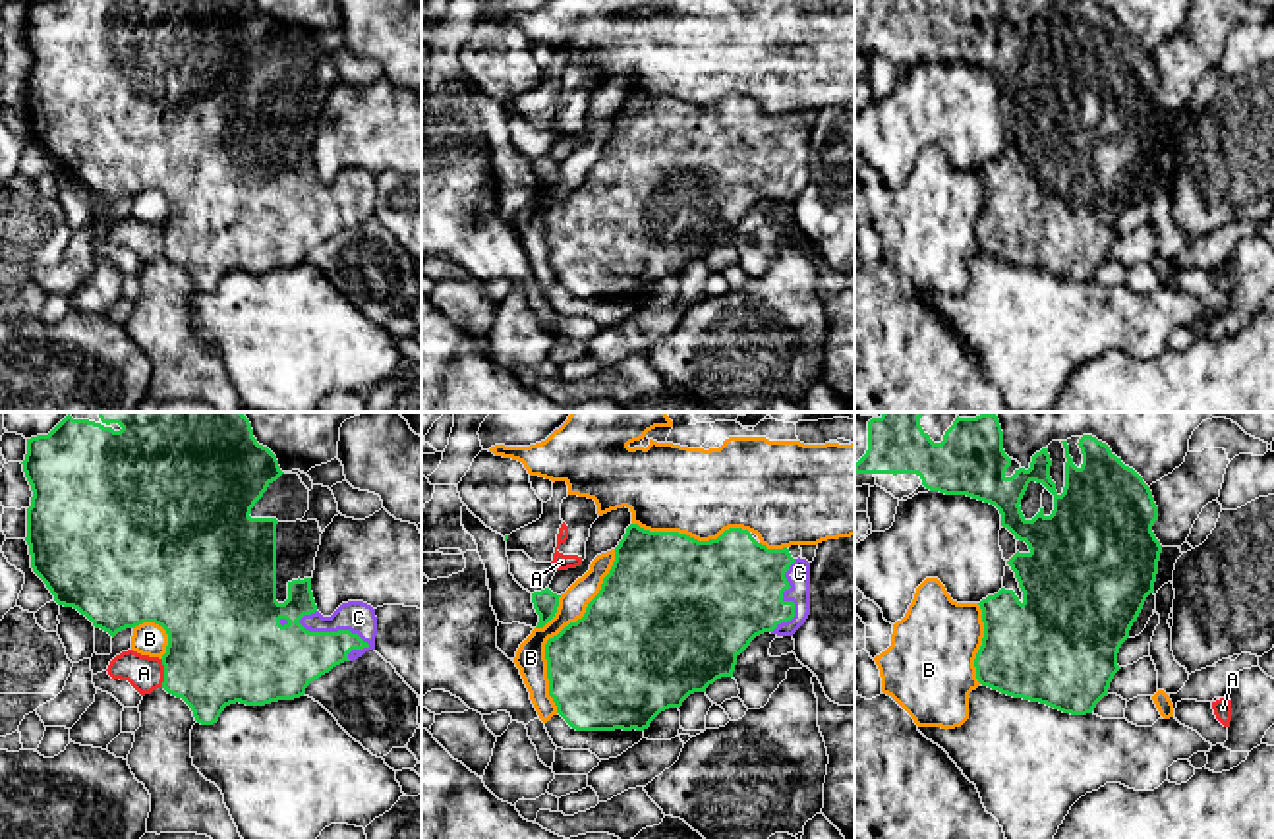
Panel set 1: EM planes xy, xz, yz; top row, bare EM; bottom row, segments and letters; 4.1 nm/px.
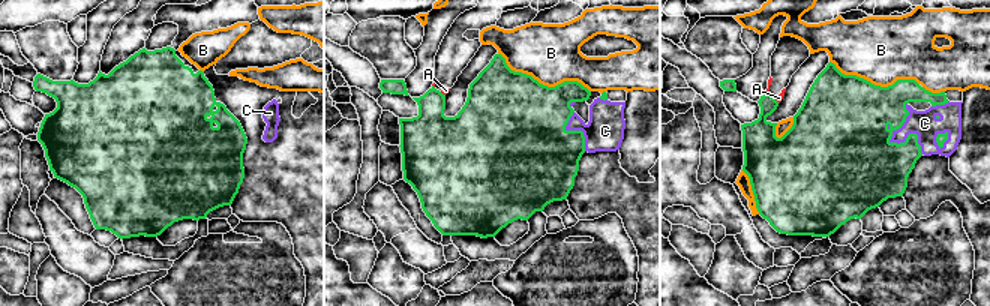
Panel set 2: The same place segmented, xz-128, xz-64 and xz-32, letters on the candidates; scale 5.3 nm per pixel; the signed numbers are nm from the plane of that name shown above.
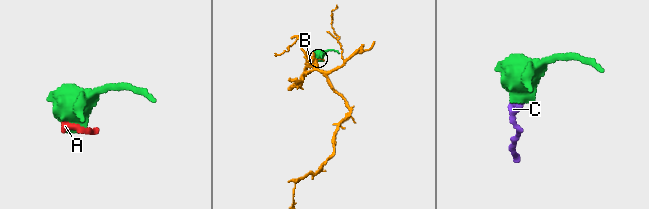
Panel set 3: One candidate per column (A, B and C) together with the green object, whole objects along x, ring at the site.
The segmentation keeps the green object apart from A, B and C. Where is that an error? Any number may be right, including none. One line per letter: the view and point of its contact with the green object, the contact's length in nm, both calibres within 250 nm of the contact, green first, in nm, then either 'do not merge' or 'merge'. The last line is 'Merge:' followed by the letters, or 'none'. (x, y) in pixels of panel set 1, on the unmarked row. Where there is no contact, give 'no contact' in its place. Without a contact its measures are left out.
A: xy (165, 240) | 120 nm | 440/150 nm | do not merge
B: xz (563, 196) | 700 nm | 480/130 nm | do not merge
C: xy (333, 200) | 320 nm | 300/140 nm | merge
Merge: C

